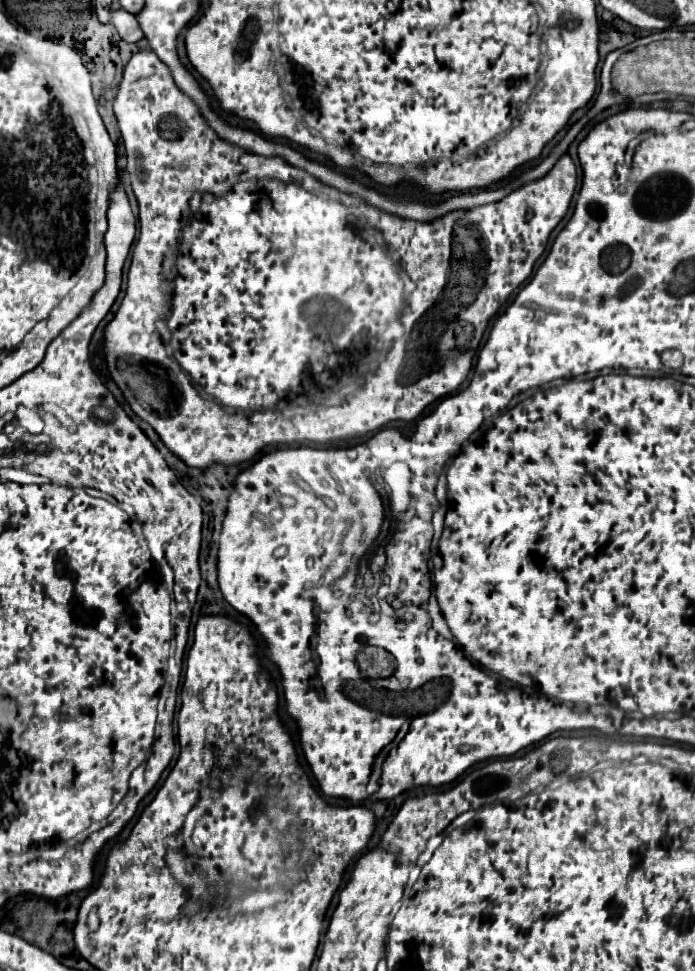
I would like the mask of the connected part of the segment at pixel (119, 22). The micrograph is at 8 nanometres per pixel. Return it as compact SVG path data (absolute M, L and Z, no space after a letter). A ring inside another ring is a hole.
M122 8L112 12L112 20L110 22L116 26L120 38L126 40L126 42L138 42L138 40L144 38L144 32L140 30L140 24L136 22L136 16L128 14Z

